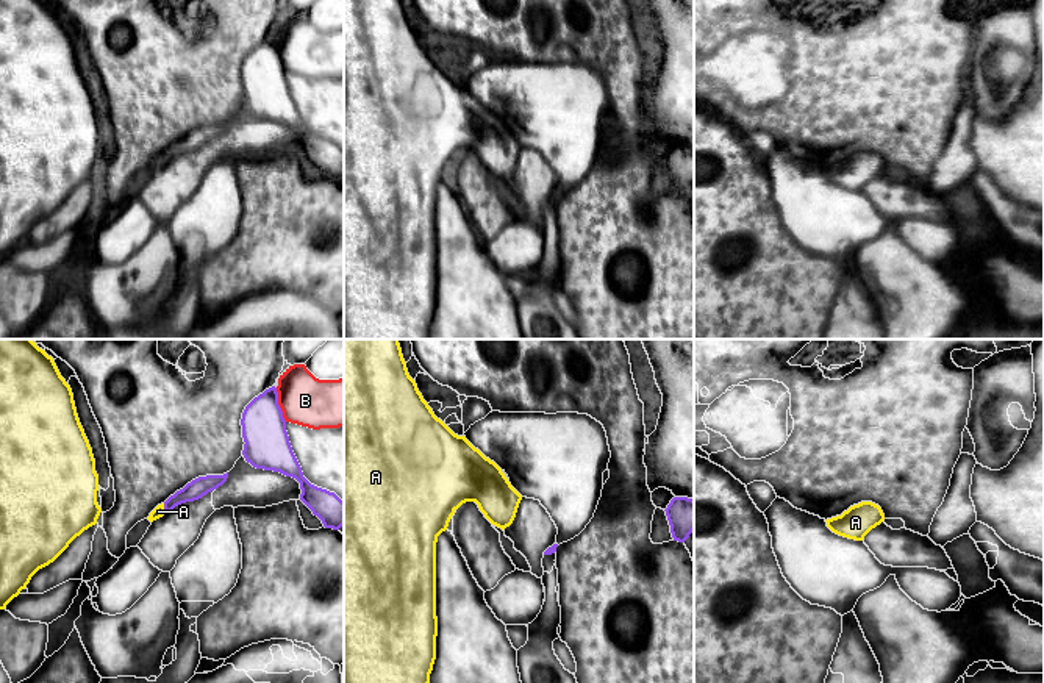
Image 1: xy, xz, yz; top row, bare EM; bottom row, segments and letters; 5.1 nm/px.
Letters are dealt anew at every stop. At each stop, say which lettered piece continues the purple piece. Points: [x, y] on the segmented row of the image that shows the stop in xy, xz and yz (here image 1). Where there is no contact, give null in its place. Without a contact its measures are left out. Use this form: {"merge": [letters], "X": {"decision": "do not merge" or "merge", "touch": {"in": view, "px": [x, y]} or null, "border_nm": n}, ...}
{"merge": [], "A": {"decision": "do not merge", "touch": {"in": "xy", "px": [164, 508]}, "border_nm": 50}, "B": {"decision": "do not merge", "touch": {"in": "xy", "px": [278, 405]}, "border_nm": 190}}

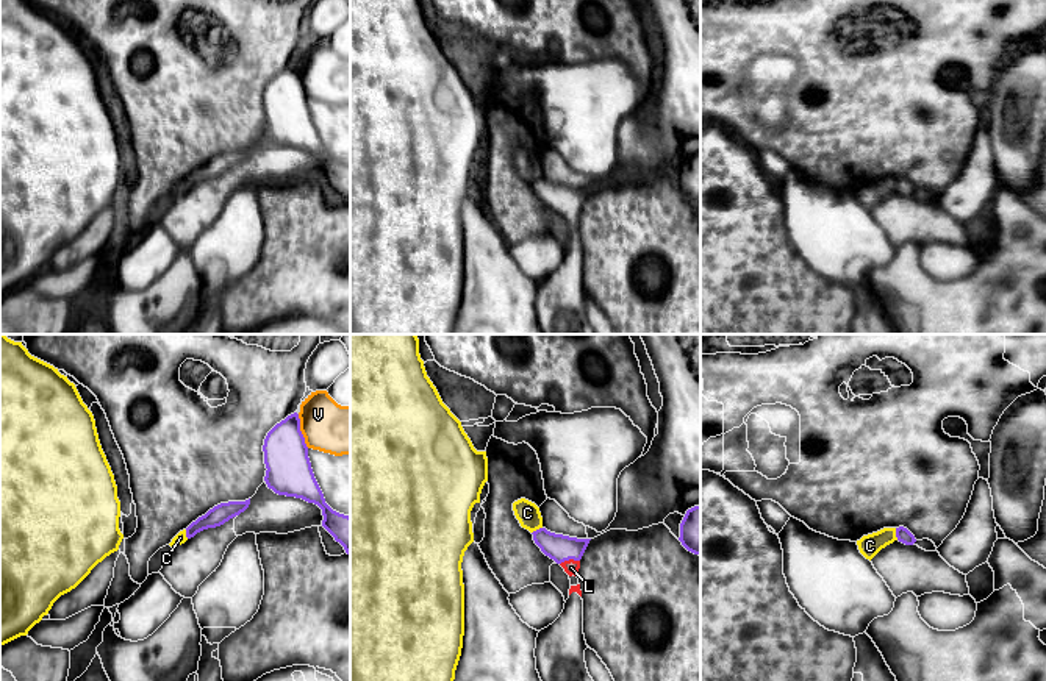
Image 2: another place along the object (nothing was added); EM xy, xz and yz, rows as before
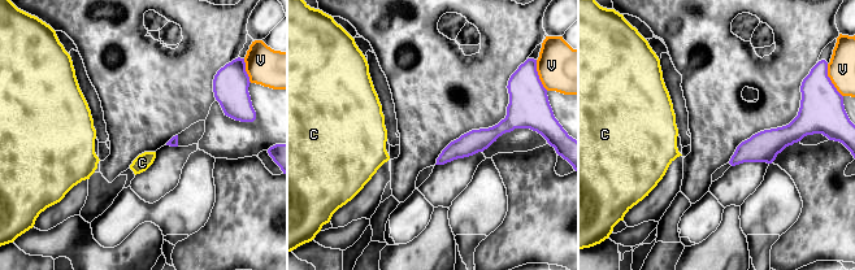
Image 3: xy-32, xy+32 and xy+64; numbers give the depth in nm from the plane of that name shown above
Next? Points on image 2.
{"merge": ["L"], "C": {"decision": "do not merge", "touch": {"in": "yz", "px": [896, 534]}, "border_nm": 70}, "L": {"decision": "merge", "touch": {"in": "xz", "px": [569, 558]}, "border_nm": 110}, "V": {"decision": "do not merge", "touch": {"in": "xy", "px": [300, 431]}, "border_nm": 190}}

